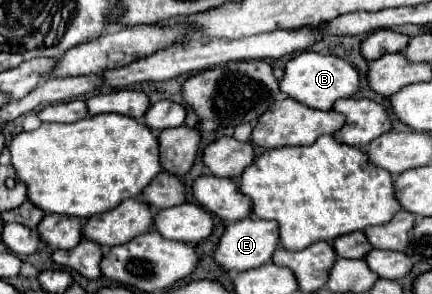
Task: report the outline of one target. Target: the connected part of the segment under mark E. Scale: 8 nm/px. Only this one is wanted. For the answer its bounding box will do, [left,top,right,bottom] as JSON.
[214,218,280,272]

